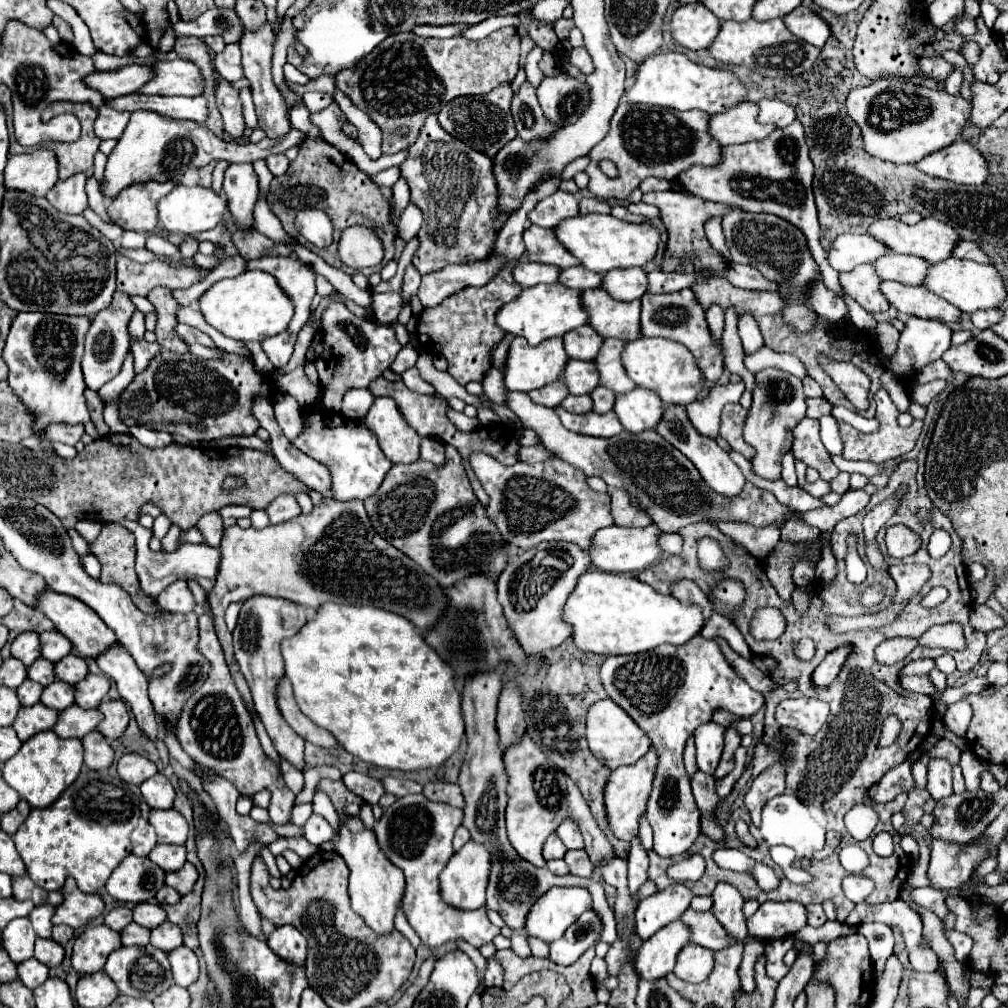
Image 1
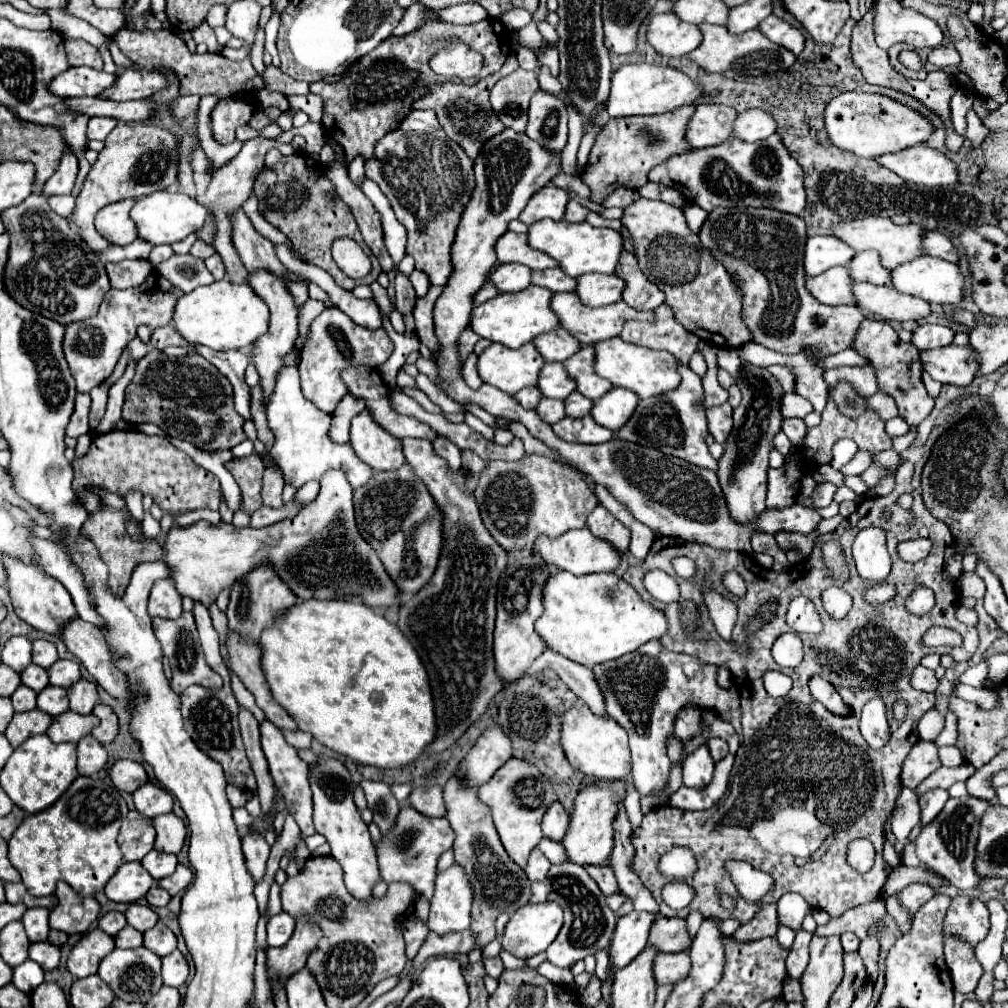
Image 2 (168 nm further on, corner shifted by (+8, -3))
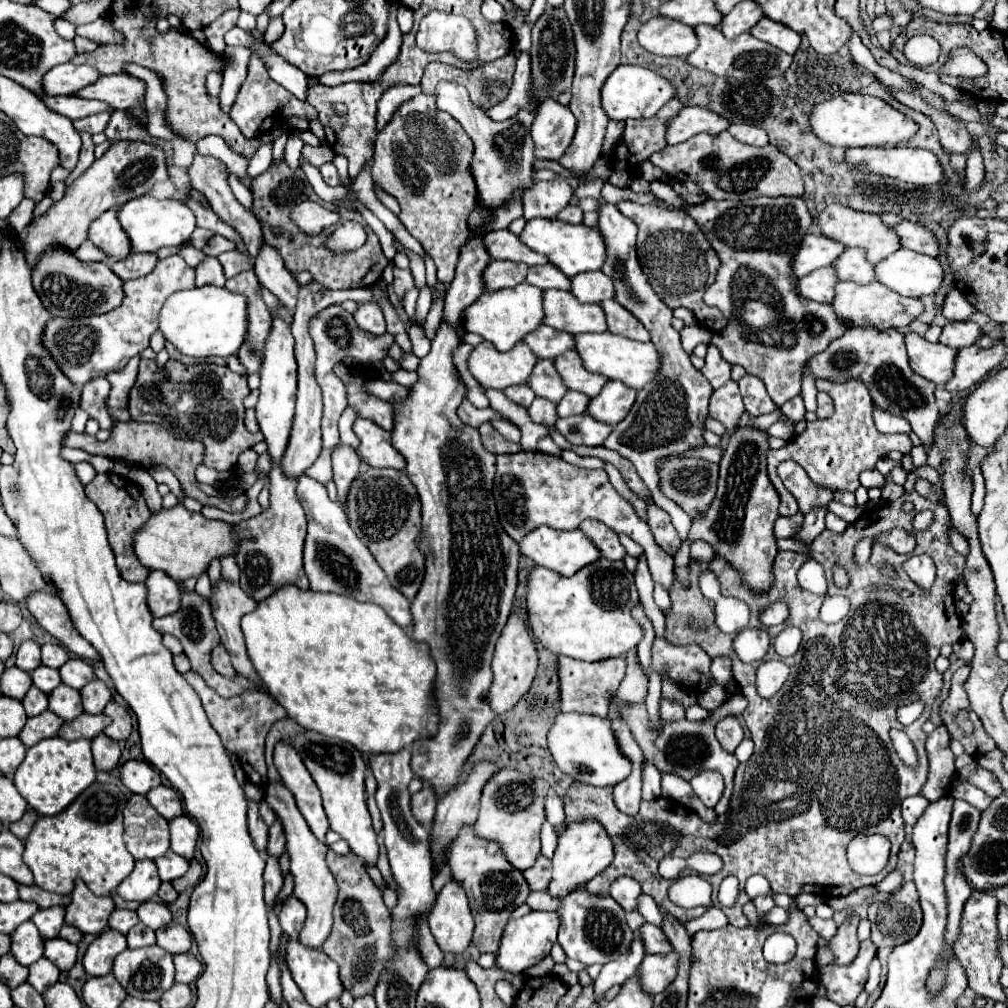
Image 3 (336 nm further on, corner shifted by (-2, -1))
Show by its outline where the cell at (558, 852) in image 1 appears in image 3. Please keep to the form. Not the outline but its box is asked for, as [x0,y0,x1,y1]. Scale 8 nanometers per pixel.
[523,855,551,891]

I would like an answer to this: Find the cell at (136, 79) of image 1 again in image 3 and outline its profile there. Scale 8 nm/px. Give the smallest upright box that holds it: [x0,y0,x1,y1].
[41,63,99,95]

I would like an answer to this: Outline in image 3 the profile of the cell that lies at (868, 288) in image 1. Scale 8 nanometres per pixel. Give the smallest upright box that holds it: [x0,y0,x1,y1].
[797,267,837,303]

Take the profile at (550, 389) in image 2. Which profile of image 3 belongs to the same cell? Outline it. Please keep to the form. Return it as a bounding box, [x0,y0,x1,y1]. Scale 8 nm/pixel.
[525,359,567,403]

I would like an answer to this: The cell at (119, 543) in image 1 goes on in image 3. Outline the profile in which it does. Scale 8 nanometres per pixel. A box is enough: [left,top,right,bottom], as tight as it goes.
[85,471,149,583]

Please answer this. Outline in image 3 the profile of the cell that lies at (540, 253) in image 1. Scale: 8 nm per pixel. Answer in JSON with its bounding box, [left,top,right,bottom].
[483,229,545,265]

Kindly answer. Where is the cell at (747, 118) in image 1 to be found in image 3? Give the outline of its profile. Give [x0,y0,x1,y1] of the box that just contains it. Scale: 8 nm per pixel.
[665,107,729,145]

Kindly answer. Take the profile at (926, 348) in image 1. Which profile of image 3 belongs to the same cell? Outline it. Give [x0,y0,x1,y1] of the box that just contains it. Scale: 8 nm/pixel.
[941,321,983,349]

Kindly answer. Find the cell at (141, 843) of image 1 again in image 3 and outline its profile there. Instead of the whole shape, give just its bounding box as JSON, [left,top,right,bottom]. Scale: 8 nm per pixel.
[123,793,169,859]

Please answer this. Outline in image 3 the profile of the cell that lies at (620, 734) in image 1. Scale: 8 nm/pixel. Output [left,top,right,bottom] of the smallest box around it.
[547,713,631,787]

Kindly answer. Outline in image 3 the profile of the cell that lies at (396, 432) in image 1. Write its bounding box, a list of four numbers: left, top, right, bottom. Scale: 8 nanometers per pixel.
[353,419,405,469]

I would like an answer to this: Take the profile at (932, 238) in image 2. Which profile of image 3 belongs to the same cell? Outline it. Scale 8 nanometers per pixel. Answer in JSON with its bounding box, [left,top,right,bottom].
[891,221,939,257]

